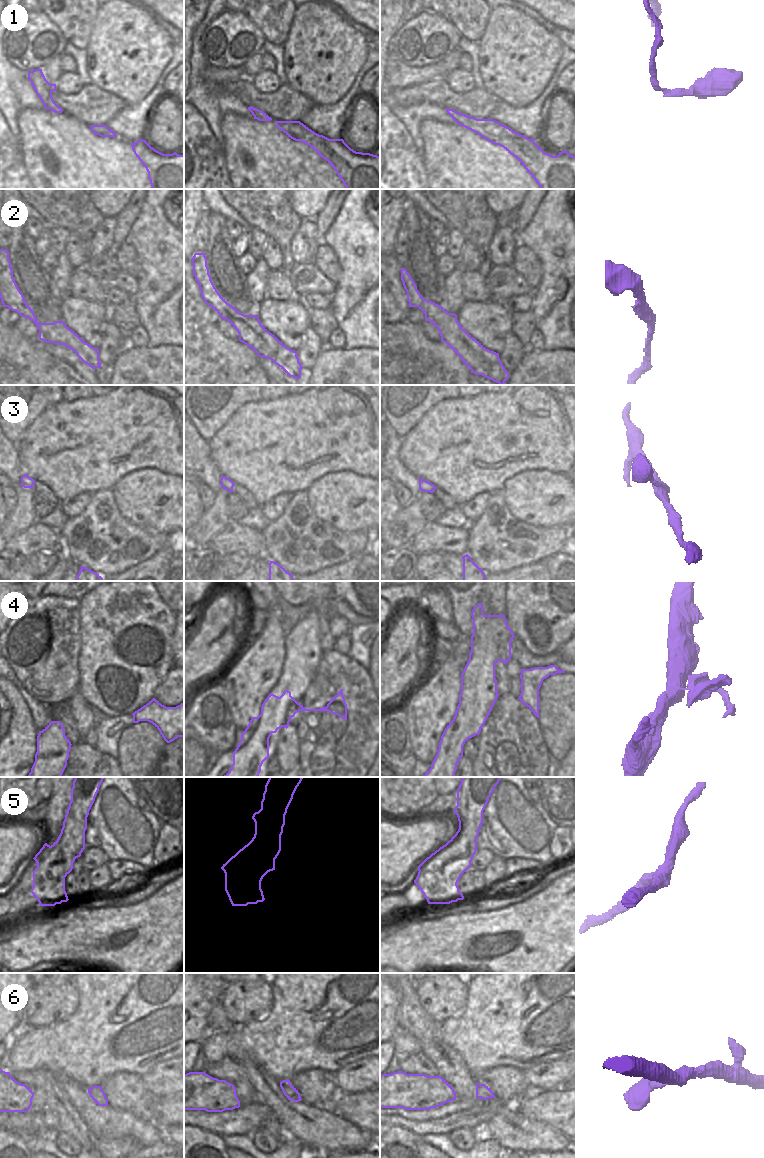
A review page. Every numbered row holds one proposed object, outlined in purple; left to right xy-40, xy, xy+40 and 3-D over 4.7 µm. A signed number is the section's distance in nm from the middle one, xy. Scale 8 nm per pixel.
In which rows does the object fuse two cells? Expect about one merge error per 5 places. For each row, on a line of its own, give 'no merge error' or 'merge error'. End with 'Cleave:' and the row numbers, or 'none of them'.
1: no merge error
2: no merge error
3: no merge error
4: no merge error
5: no merge error
6: no merge error
Cleave: none of them

